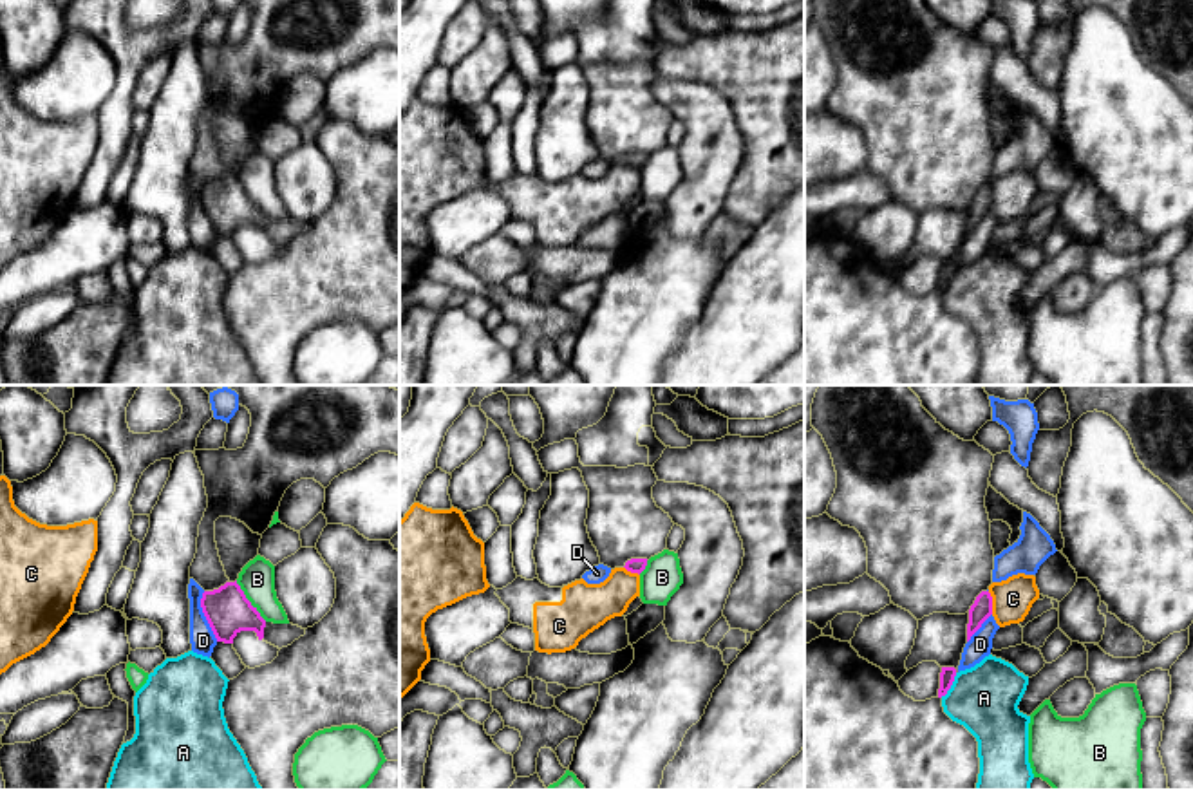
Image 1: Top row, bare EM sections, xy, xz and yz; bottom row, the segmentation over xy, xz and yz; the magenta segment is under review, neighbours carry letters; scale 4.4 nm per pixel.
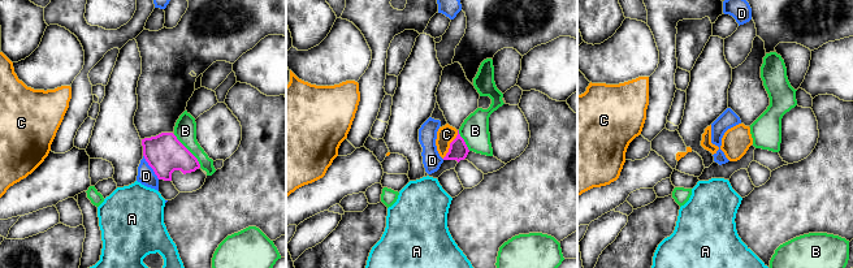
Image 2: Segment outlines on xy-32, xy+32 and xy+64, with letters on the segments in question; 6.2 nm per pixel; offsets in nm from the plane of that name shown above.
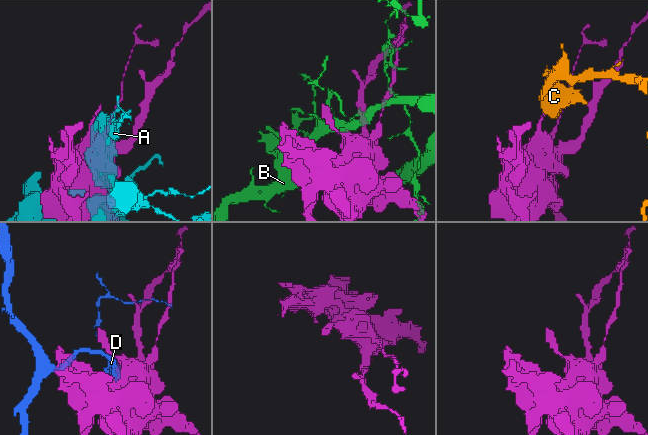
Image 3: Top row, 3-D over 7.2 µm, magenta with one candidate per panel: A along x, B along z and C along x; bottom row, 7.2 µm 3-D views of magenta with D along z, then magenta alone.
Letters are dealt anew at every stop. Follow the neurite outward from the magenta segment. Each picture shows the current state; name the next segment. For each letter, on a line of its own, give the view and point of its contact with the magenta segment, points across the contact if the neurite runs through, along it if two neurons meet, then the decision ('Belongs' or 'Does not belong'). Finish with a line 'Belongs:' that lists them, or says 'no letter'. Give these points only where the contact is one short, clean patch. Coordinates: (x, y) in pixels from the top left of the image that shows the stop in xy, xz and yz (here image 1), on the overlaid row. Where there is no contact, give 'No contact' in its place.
A: Touches magenta at yz (951, 684). Does not belong
B: Touches magenta at xy (248, 601). Does not belong
C: Touches magenta at yz (991, 602). Boundary: yz (987, 592), (993, 613). Does not belong
D: Touches magenta at xy (205, 615). Does not belong
Belongs: no letter

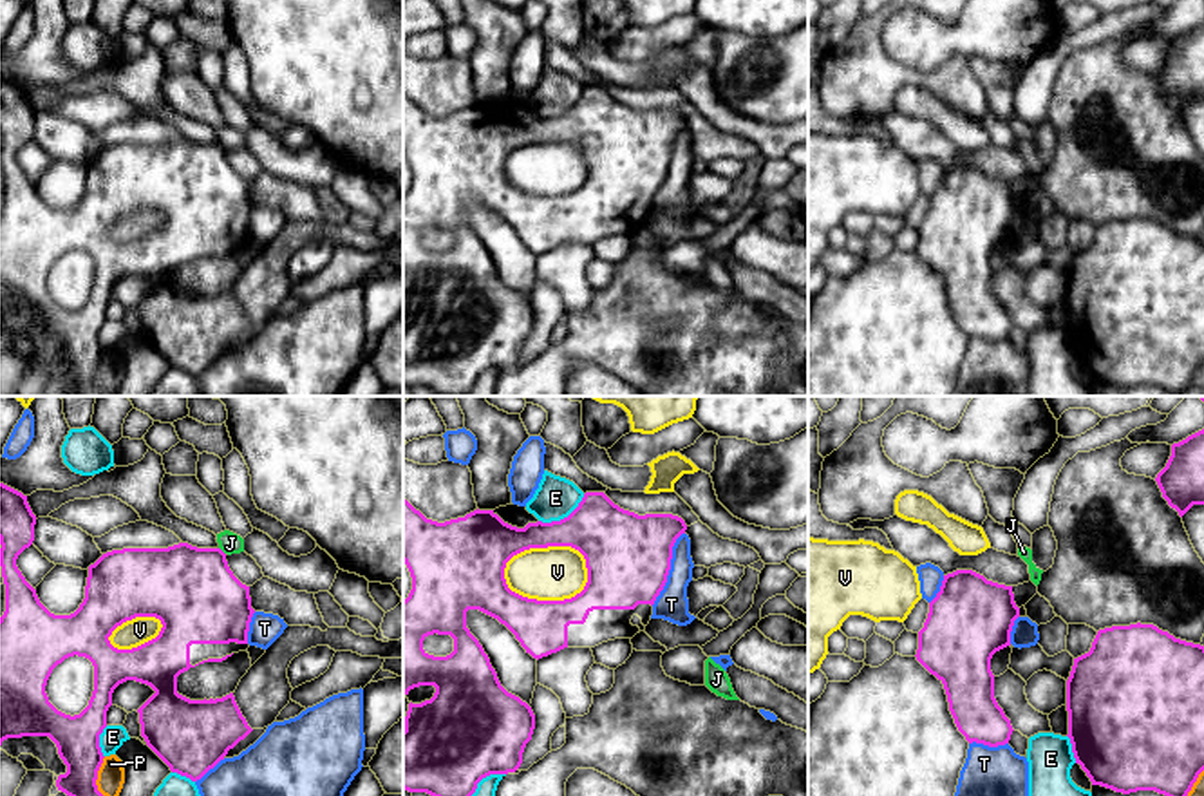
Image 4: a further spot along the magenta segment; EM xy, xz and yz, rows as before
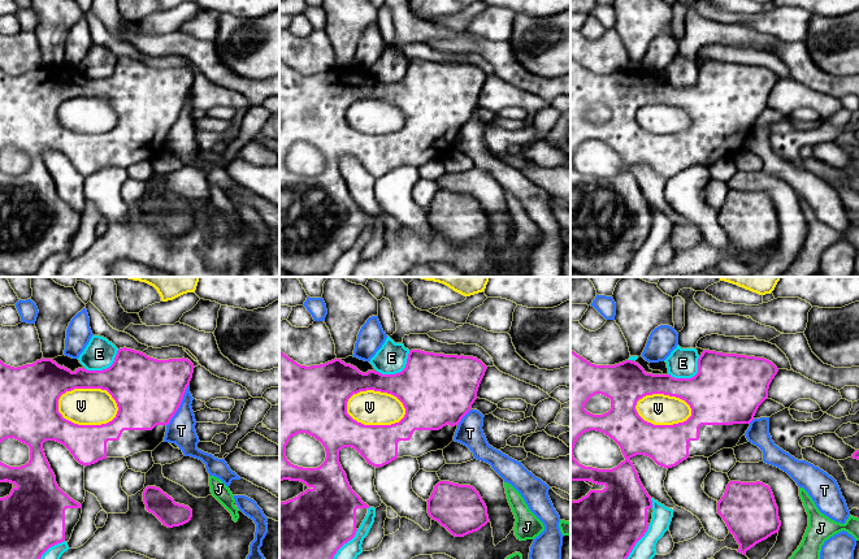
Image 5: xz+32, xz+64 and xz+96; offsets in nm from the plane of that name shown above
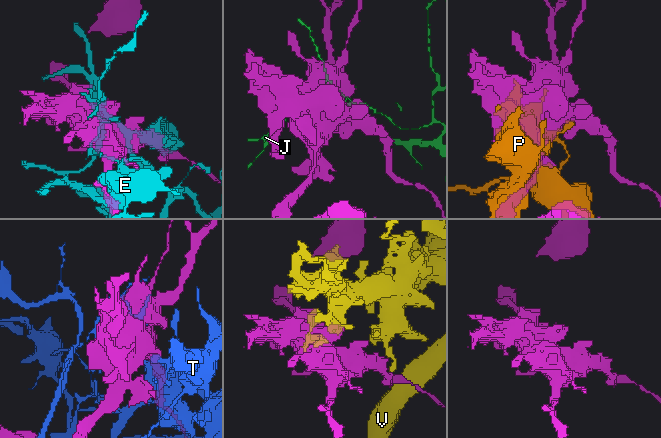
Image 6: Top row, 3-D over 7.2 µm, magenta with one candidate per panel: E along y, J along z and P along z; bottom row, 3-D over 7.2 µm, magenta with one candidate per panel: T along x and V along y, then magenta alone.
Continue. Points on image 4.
E: Touches magenta at xz (564, 518). Does not belong
J: Touches magenta at xy (221, 550). Does not belong
P: Touches magenta at xy (96, 777). Does not belong
T: Touches magenta at xz (669, 568). Does not belong
V: Touches magenta at xz (543, 547). Does not belong
Belongs: no letter

